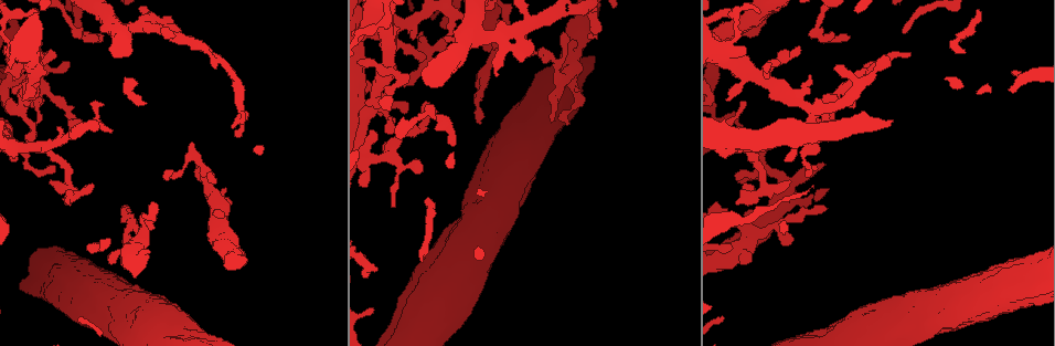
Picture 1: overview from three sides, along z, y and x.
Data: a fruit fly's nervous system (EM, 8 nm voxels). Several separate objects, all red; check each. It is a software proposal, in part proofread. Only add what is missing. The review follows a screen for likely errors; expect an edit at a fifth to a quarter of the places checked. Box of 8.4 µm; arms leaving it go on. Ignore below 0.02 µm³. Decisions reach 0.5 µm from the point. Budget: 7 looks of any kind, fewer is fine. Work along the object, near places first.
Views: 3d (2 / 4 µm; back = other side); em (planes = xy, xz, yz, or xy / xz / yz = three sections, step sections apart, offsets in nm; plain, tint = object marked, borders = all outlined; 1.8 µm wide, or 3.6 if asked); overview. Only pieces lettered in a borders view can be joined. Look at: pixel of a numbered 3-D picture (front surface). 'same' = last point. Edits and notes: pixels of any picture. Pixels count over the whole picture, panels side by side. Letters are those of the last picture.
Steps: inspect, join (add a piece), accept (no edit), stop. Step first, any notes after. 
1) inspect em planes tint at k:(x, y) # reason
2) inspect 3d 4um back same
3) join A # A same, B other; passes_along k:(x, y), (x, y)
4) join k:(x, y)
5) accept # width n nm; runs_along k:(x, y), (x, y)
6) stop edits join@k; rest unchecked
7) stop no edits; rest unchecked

inspect em planes borders at 1:(22, 97) # an open end

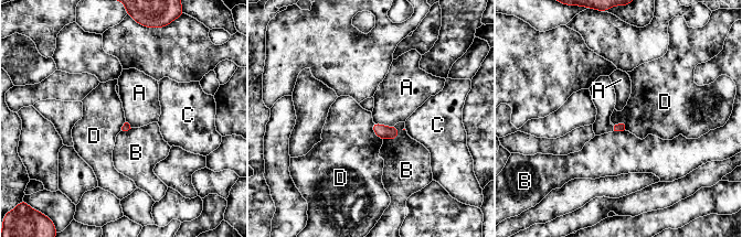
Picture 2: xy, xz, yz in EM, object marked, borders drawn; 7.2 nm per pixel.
accept # A other, B other, C other, D other; border 2:(372, 122), (372, 129), (382, 140); none of them fits

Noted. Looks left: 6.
inspect 3d 2um back at 1:(826, 190) # free end

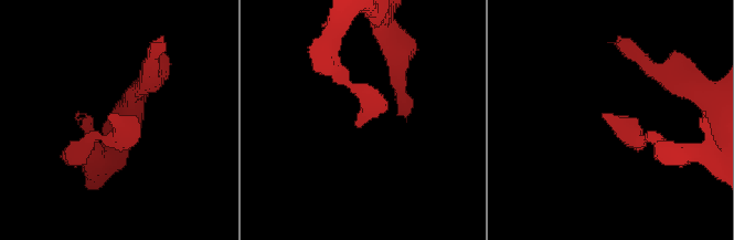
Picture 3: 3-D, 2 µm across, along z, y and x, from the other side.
inspect em planes borders at 3:(113, 113)

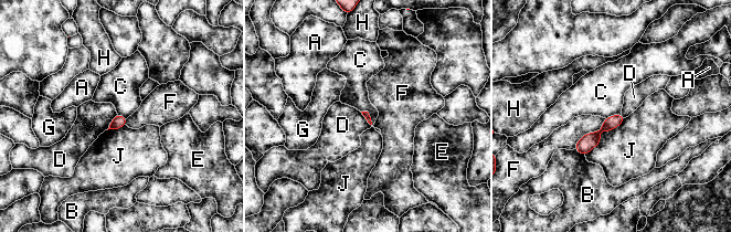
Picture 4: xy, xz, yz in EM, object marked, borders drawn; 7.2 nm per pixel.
accept # A other, B other, C other, D other, E other, F other, G other, H other, J other; runs_along 4:(621, 118), (578, 147); none of them fits

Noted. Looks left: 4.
inspect em planes borders at 1:(211, 181) # an open end

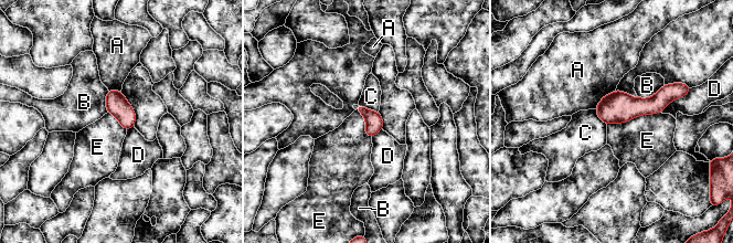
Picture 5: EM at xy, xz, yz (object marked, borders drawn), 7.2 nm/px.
accept # A other, B other, C other, D other, E other; none of them fits

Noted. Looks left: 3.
stop no edits; rest unchecked

